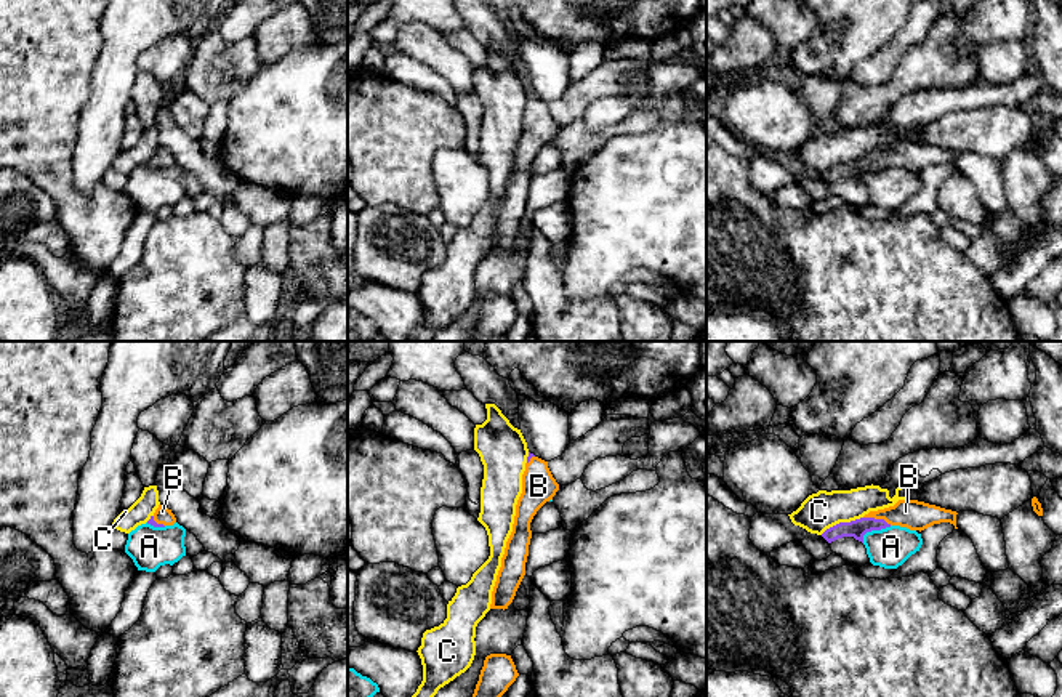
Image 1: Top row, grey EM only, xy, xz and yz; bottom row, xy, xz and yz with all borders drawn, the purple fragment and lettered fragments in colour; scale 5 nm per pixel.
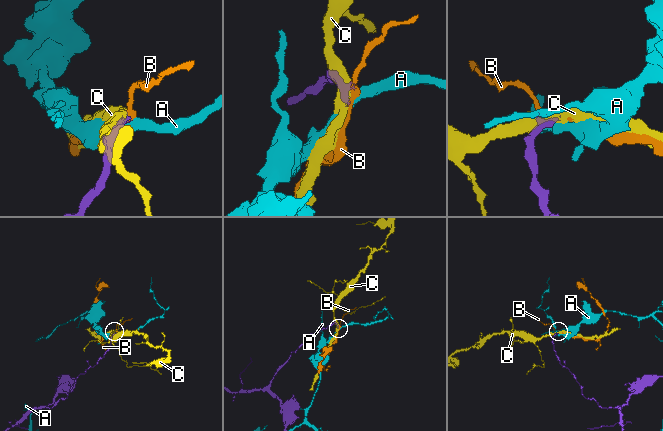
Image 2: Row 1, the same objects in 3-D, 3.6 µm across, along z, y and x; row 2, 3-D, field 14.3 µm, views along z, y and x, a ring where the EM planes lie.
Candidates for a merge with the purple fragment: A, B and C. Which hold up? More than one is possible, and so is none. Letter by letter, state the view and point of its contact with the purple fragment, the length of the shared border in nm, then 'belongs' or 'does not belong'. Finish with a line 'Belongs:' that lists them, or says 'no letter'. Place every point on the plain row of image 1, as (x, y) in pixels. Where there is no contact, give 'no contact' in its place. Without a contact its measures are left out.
A: contact yz (873, 170); length 170 nm; does not belong
B: contact yz (878, 161); length 150 nm; belongs
C: contact yz (841, 164); length 240 nm; does not belong
Belongs: B

